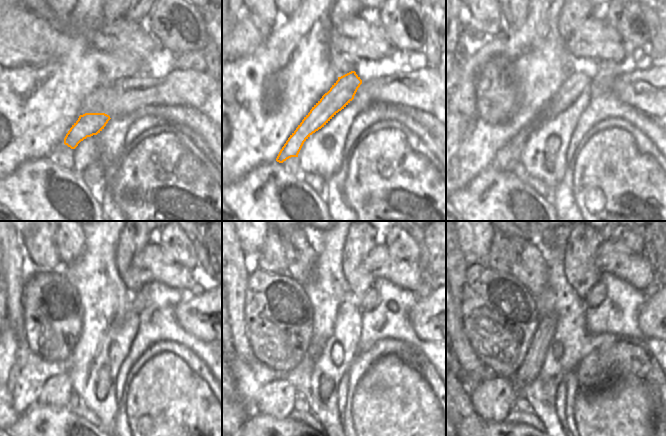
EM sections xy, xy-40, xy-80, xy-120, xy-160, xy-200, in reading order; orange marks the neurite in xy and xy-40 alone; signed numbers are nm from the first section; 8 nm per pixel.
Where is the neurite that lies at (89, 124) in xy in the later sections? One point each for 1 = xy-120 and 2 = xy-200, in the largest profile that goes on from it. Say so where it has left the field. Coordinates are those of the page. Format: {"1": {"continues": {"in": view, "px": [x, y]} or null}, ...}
{"1": {"continues": {"in": "xy-120", "px": [57, 391]}}, "2": {"continues": {"in": "xy-200", "px": [493, 400]}}}

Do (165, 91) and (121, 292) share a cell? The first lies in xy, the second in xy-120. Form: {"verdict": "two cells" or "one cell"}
{"verdict": "two cells"}

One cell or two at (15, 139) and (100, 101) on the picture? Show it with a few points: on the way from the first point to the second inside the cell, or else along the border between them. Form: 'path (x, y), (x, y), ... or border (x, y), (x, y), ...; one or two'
border (92, 91), (84, 100), (79, 114); two

